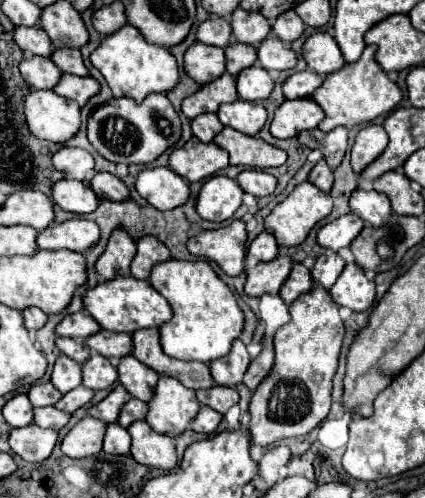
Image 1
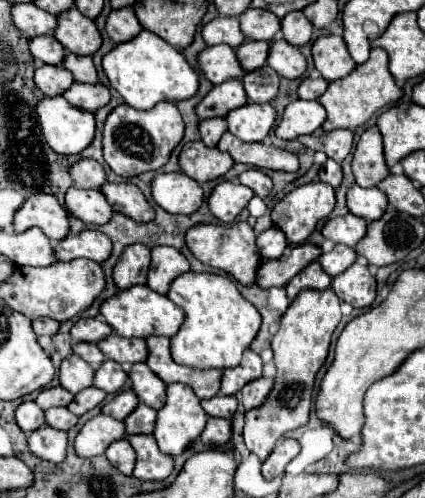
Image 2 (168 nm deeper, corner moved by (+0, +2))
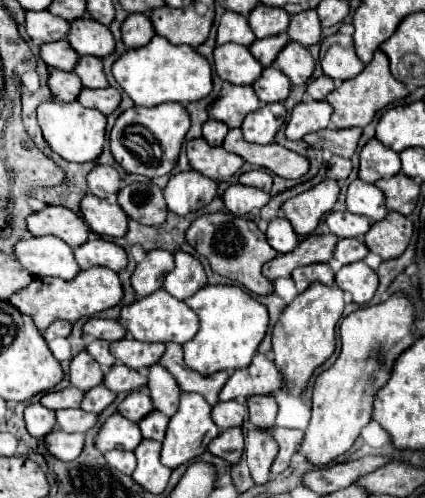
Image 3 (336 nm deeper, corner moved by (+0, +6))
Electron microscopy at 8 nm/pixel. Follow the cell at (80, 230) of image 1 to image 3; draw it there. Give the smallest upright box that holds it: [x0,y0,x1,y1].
[73,238,127,272]

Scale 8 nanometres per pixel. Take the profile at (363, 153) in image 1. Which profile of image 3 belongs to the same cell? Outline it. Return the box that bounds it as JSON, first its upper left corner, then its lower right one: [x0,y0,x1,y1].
[359,138,401,182]

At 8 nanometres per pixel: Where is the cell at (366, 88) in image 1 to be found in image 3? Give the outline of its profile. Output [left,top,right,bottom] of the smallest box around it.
[327,50,405,128]

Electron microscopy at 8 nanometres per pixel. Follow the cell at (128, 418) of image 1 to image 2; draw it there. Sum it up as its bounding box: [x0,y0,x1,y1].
[125,404,157,434]

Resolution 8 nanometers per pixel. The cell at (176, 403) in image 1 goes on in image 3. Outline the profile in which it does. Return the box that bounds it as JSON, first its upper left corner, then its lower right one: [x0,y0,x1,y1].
[161,392,219,470]

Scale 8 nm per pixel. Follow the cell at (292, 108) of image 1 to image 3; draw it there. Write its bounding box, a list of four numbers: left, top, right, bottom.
[285,100,333,140]

